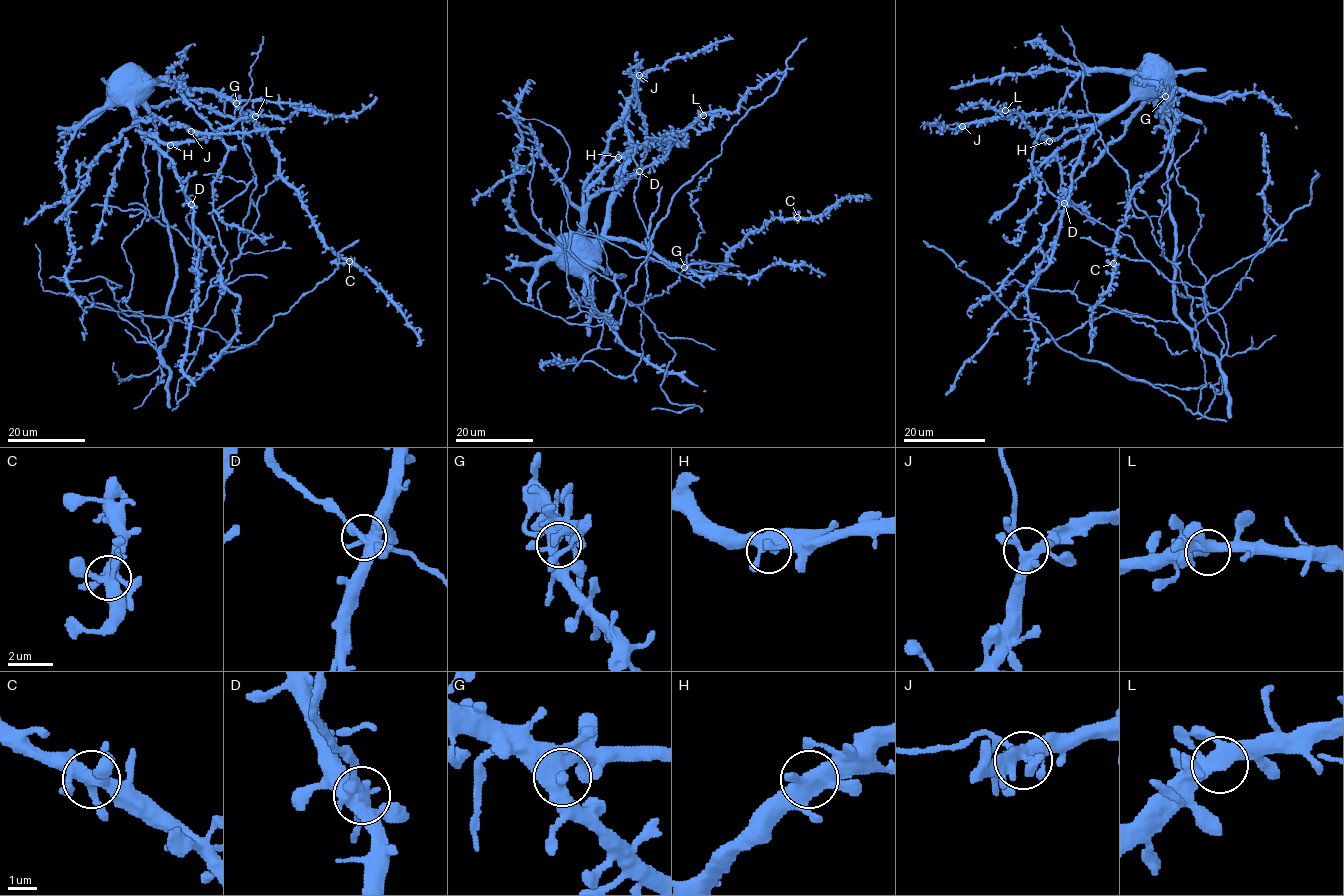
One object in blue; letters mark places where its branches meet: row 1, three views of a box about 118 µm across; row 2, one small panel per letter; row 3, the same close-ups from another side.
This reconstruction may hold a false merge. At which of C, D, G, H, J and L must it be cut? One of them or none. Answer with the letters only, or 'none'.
none

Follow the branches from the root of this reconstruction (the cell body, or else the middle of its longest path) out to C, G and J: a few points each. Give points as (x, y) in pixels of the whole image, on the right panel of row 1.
C: (1152, 65), (1146, 64), (1136, 76), (1162, 91), (1176, 126), (1163, 160), (1132, 193), (1113, 263)
G: (1152, 65), (1146, 64), (1136, 76), (1141, 80), (1151, 80), (1165, 96)
J: (1152, 65), (1132, 85), (1132, 96), (1109, 114), (1019, 113), (1013, 118), (984, 118), (962, 126)

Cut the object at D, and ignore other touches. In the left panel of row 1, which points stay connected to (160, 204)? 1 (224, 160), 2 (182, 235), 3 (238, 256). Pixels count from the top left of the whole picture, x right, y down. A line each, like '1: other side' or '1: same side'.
1: same side
2: other side
3: same side

